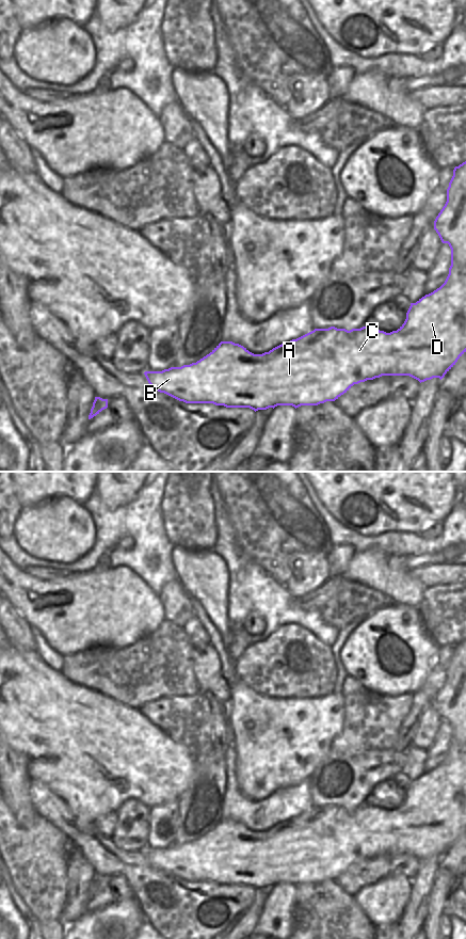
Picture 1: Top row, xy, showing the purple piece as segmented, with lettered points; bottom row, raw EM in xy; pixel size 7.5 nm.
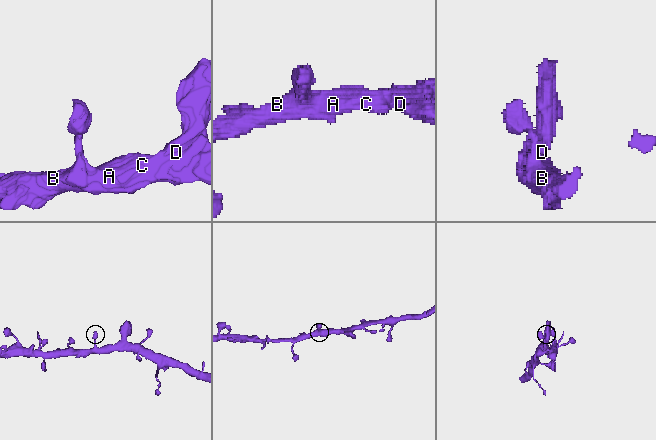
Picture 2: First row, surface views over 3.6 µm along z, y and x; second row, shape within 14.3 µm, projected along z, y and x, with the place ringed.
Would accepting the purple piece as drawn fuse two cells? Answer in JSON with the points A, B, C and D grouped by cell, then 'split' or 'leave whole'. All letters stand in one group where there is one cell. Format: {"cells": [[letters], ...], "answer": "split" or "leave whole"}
{"cells": [["A", "B", "C", "D"]], "answer": "leave whole"}

